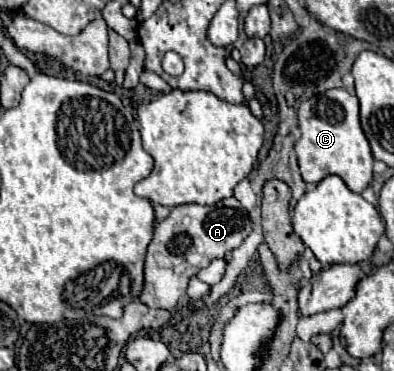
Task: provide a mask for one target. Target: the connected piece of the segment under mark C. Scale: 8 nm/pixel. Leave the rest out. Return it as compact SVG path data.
M330 89L310 97L298 109L300 139L294 149L302 179L306 183L320 183L326 175L338 175L350 191L360 193L372 181L372 151L368 139L362 133L358 119L358 97L346 89Z

